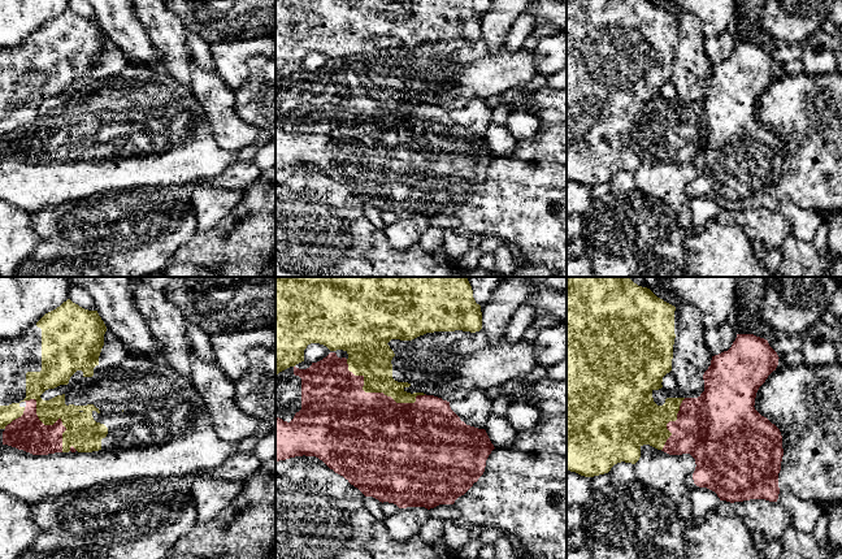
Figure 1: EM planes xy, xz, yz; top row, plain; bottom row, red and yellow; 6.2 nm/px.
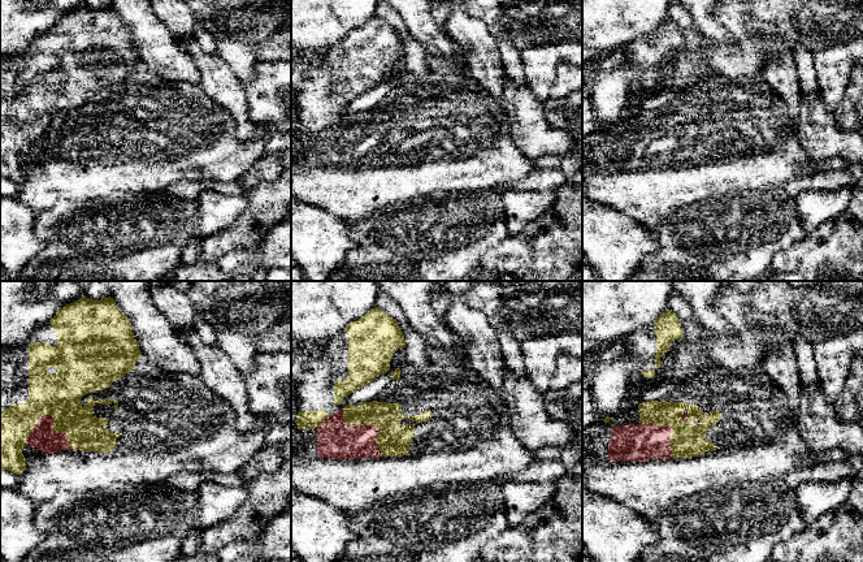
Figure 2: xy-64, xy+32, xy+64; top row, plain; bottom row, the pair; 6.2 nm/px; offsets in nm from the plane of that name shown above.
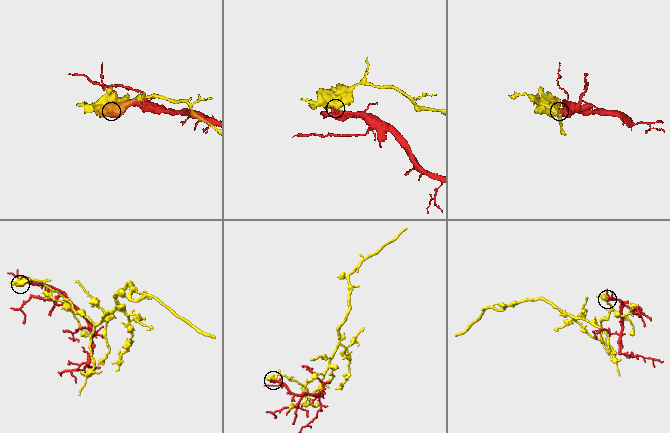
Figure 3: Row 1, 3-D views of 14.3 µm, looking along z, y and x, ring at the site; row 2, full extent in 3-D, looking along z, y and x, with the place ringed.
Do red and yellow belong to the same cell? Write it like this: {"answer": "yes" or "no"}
{"answer": "no"}

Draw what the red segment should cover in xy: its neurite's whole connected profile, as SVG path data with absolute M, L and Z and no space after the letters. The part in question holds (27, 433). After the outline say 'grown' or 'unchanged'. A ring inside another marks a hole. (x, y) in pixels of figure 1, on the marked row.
M25 400L23 415L5 426L3 445L23 450L32 455L62 452L62 433L66 428L58 419L53 425L44 425L36 415L36 400Z | unchanged

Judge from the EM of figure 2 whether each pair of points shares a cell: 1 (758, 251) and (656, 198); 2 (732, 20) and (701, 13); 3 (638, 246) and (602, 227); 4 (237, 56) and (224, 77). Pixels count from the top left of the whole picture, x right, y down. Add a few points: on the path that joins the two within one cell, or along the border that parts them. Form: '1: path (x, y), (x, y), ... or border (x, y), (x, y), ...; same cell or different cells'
1: border (707, 197), (673, 210), (662, 224), (653, 225); different cells
2: border (694, 25), (714, 40), (731, 40); different cells
3: path (629, 243), (619, 243), (611, 236); same cell
4: border (216, 55), (241, 82); different cells

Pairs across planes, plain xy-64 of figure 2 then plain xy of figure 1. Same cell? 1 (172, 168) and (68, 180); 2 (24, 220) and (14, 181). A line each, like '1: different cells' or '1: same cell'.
1: same cell
2: different cells

